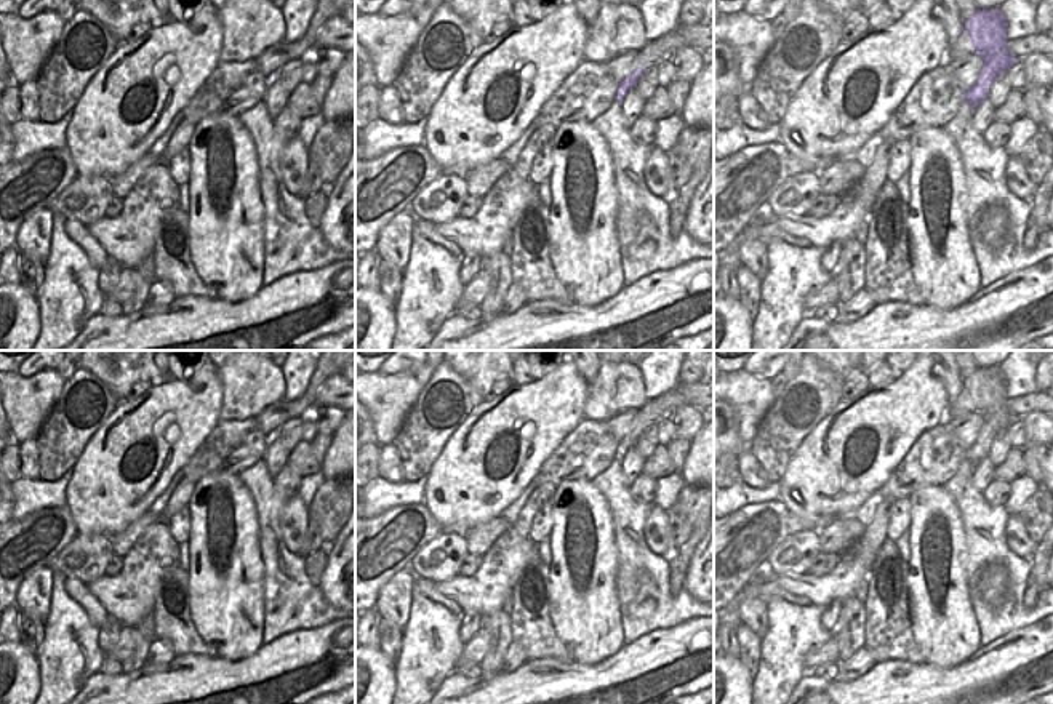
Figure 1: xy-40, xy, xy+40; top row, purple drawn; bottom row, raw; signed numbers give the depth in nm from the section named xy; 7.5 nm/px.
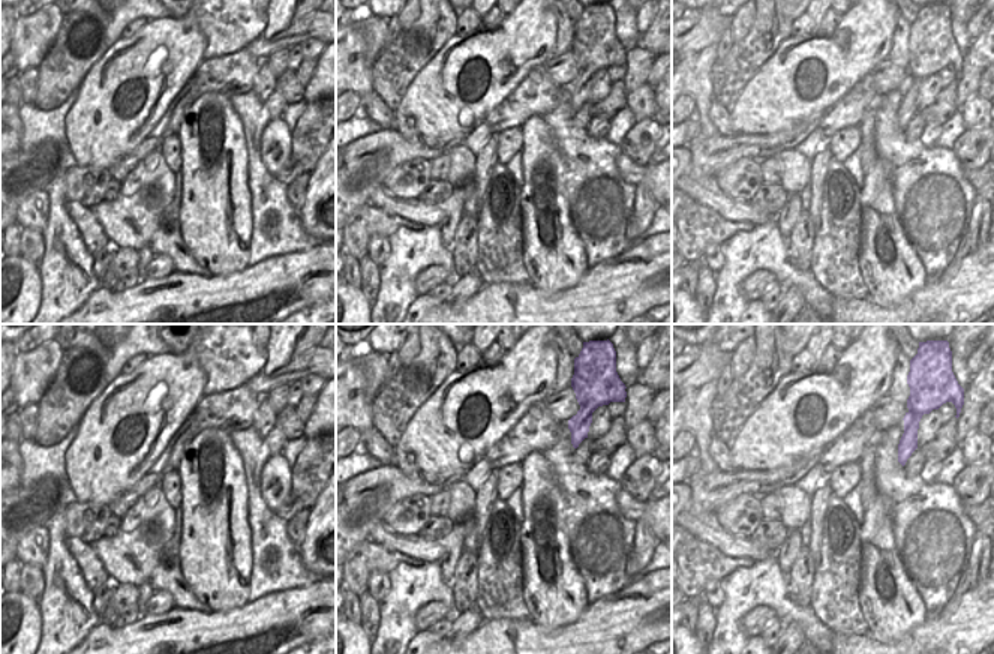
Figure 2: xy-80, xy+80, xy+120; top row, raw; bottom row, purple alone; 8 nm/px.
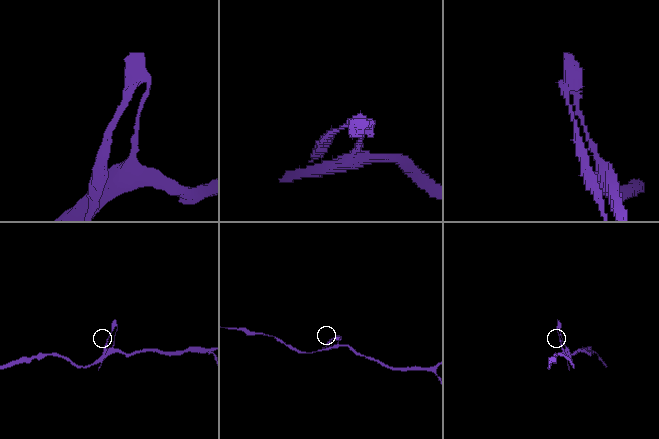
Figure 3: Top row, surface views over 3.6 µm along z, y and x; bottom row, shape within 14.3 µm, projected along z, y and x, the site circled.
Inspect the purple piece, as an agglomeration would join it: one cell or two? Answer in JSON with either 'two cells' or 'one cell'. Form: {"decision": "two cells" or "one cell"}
{"decision": "two cells"}

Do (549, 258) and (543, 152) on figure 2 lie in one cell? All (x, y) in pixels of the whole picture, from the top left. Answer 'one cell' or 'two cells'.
one cell

